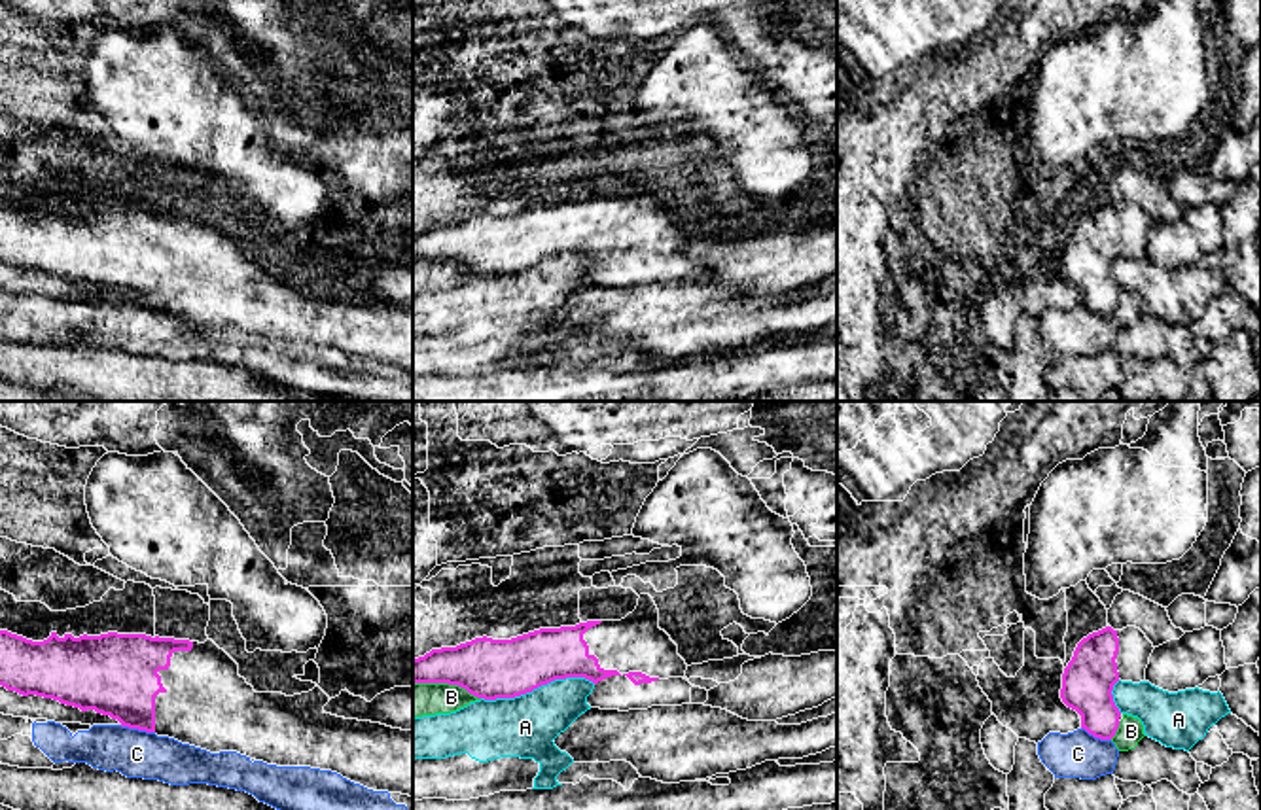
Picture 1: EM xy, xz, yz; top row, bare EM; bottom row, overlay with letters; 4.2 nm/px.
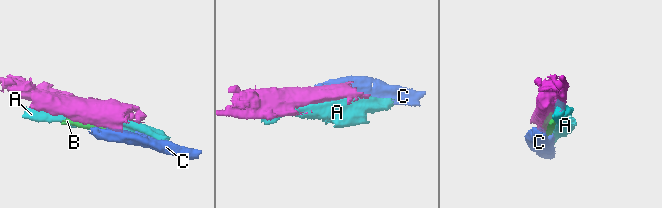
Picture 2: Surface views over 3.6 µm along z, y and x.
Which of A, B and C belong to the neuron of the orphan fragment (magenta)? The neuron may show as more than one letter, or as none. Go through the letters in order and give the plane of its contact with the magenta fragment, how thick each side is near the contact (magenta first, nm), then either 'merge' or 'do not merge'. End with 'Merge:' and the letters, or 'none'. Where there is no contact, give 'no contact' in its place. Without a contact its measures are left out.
A: xz | 260/260 nm | do not merge
B: xz | 260/140 nm | do not merge
C: xy | 360/200 nm | do not merge
Merge: none

